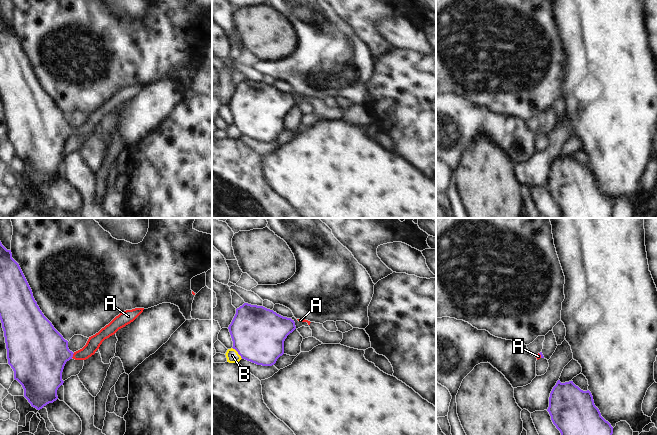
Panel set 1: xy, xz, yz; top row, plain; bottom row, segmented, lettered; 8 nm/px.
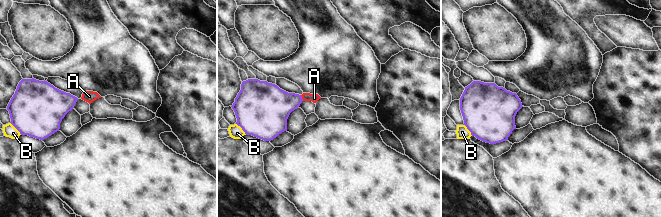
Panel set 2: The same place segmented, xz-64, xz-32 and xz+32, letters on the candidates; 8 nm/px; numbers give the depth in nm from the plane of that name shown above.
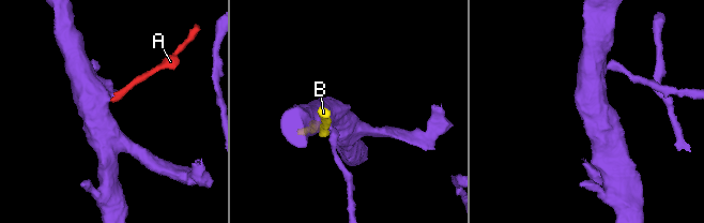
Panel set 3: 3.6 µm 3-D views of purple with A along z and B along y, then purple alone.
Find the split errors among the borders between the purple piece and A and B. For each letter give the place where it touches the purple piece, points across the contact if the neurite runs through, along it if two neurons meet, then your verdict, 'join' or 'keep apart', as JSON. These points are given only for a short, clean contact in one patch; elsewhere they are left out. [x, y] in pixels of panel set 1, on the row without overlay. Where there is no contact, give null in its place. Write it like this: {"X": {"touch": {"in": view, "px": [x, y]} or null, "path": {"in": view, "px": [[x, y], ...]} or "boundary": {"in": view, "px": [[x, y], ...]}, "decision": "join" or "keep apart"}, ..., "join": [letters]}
{"A": {"touch": {"in": "xy", "px": [72, 131]}, "path": {"in": "xy", "px": [[41, 128], [72, 131], [82, 130], [94, 118]]}, "decision": "join"}, "B": {"touch": {"in": "xz", "px": [238, 129]}, "decision": "keep apart"}, "join": ["A"]}

